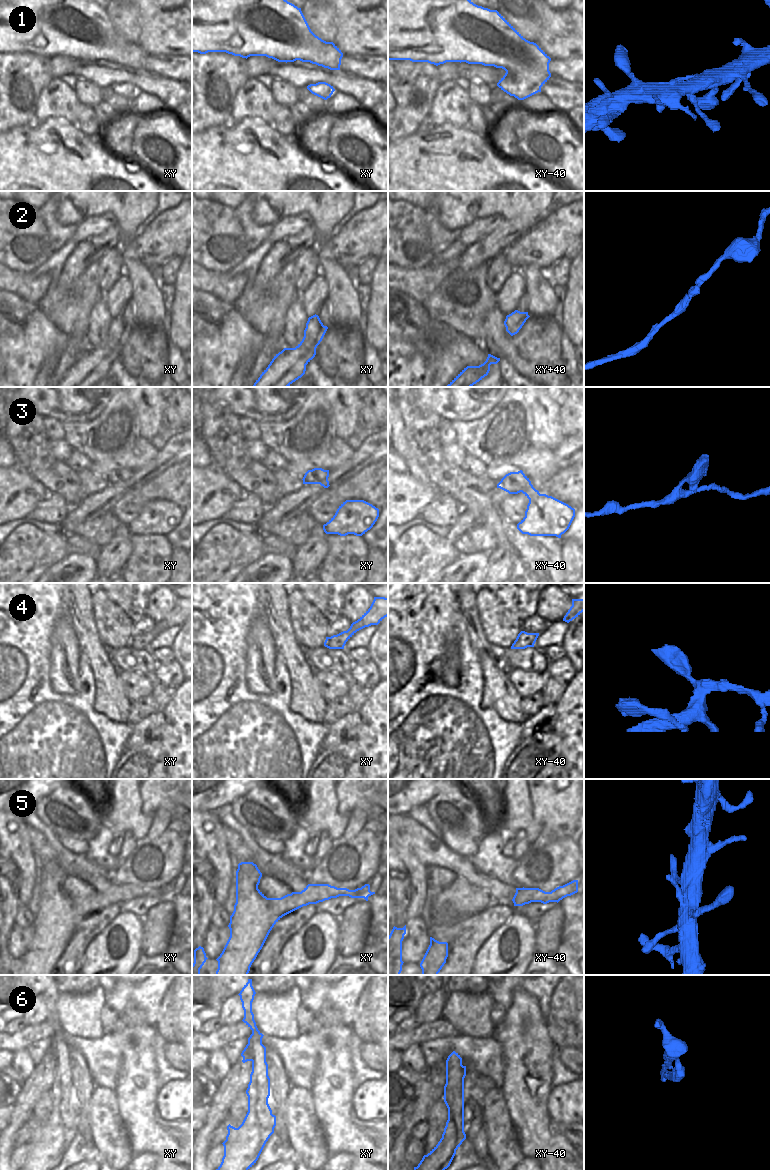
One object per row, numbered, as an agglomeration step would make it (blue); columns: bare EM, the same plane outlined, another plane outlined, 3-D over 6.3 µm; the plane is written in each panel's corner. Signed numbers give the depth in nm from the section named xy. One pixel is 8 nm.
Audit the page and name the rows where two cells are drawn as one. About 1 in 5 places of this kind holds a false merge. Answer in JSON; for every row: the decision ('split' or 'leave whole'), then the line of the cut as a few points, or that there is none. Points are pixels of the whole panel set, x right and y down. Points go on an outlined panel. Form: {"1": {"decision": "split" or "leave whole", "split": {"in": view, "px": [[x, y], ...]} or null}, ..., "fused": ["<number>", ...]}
{"1": {"decision": "leave whole", "split": null}, "2": {"decision": "leave whole", "split": null}, "3": {"decision": "leave whole", "split": null}, "4": {"decision": "leave whole", "split": null}, "5": {"decision": "leave whole", "split": null}, "6": {"decision": "leave whole", "split": null}, "fused": []}

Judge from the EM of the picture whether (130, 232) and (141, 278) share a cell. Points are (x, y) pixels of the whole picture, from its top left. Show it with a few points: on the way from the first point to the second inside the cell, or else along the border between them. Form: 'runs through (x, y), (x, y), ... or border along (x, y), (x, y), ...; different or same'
runs through (128, 243), (128, 254), (133, 267); same

